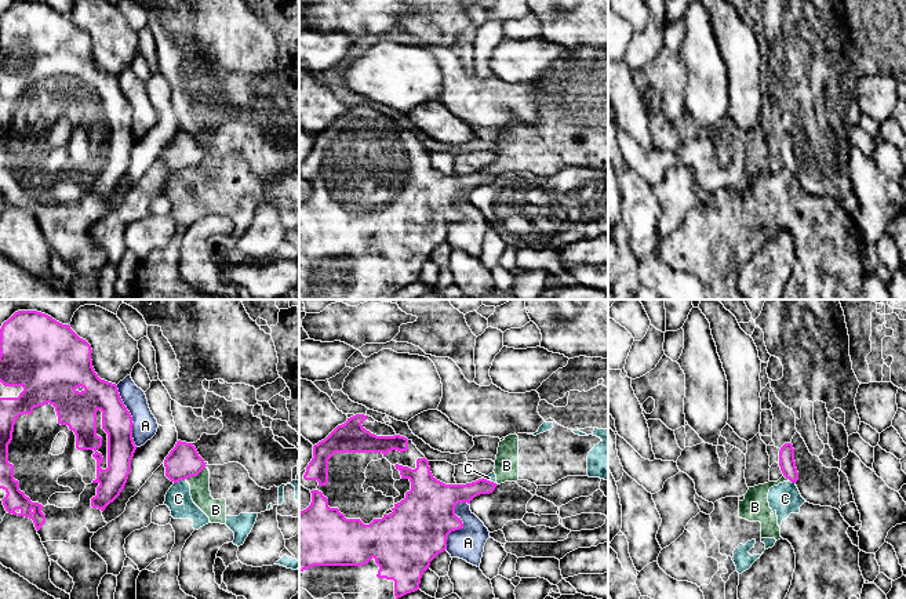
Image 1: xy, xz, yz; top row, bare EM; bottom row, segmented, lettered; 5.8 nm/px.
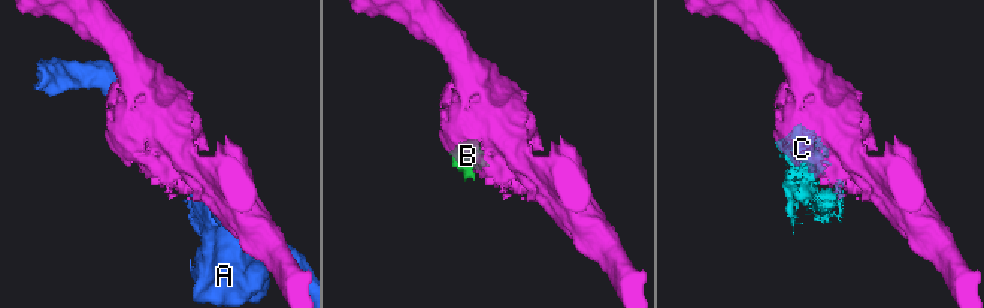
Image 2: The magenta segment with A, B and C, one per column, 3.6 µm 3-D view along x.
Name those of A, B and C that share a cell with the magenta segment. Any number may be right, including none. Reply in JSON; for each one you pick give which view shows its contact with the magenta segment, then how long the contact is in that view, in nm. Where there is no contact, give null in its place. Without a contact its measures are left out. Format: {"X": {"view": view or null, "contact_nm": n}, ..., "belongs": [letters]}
{"belongs": []}

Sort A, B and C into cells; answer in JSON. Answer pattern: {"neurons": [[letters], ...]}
{"neurons": [["A"], ["B", "C"]]}

